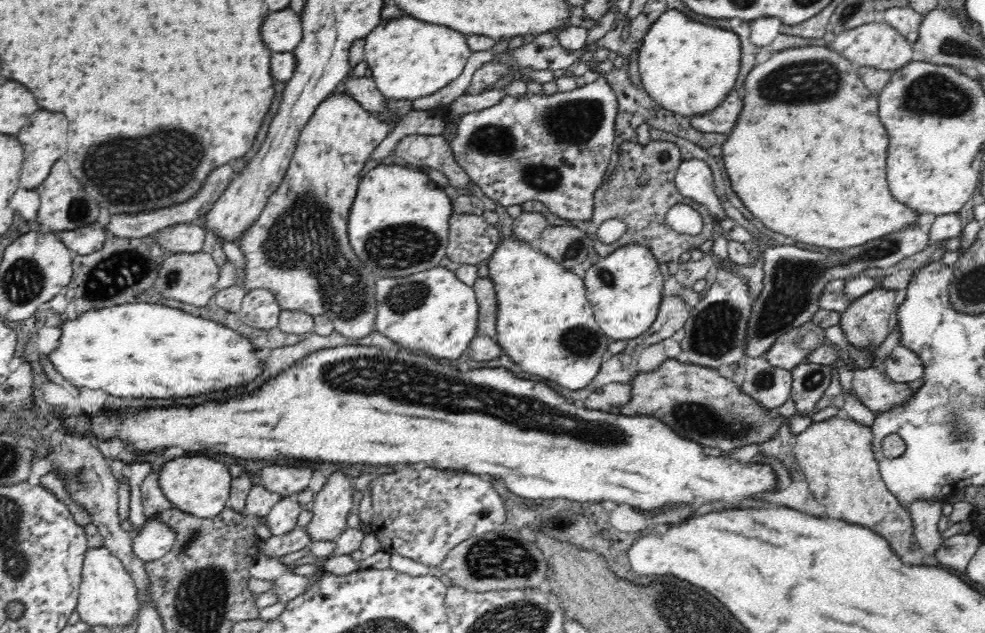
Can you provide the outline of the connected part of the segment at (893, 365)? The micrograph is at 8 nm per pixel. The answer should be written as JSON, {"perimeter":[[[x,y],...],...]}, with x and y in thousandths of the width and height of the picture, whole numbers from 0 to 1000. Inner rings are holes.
{"perimeter":[[[913,545],[897,572],[898,591],[910,605],[924,605],[937,597],[938,575],[930,556]]]}

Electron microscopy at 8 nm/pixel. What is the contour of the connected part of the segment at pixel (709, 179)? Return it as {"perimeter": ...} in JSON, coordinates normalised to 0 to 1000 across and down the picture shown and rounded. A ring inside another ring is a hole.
{"perimeter":[[[698,251],[690,258],[683,283],[689,305],[699,319],[714,322],[726,348],[737,343],[735,329],[727,308],[727,291],[721,262],[710,251]]]}

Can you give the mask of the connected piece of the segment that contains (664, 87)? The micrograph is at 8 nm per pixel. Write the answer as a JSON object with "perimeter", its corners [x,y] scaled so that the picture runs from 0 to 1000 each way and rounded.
{"perimeter":[[[679,13],[664,32],[664,38],[660,38],[647,84],[649,118],[656,147],[666,164],[695,185],[719,180],[725,171],[729,171],[745,142],[747,126],[751,123],[751,55],[733,43],[707,35],[684,13]]]}

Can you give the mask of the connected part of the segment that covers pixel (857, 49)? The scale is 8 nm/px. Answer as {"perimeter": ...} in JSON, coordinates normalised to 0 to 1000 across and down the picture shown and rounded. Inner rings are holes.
{"perimeter":[[[885,35],[848,54],[848,63],[841,71],[853,88],[870,106],[885,104],[893,111],[909,112],[926,95],[927,71],[909,44],[899,35]]]}

